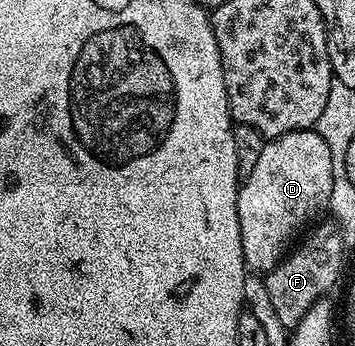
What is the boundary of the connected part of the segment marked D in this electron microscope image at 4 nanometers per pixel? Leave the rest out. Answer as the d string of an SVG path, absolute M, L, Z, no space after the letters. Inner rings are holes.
M317 130L285 132L283 136L275 136L263 143L256 167L253 168L252 174L244 177L238 189L240 242L246 267L251 273L265 274L272 271L282 261L282 257L291 251L295 241L311 227L310 220L317 221L317 216L329 209L333 181L332 154Z

